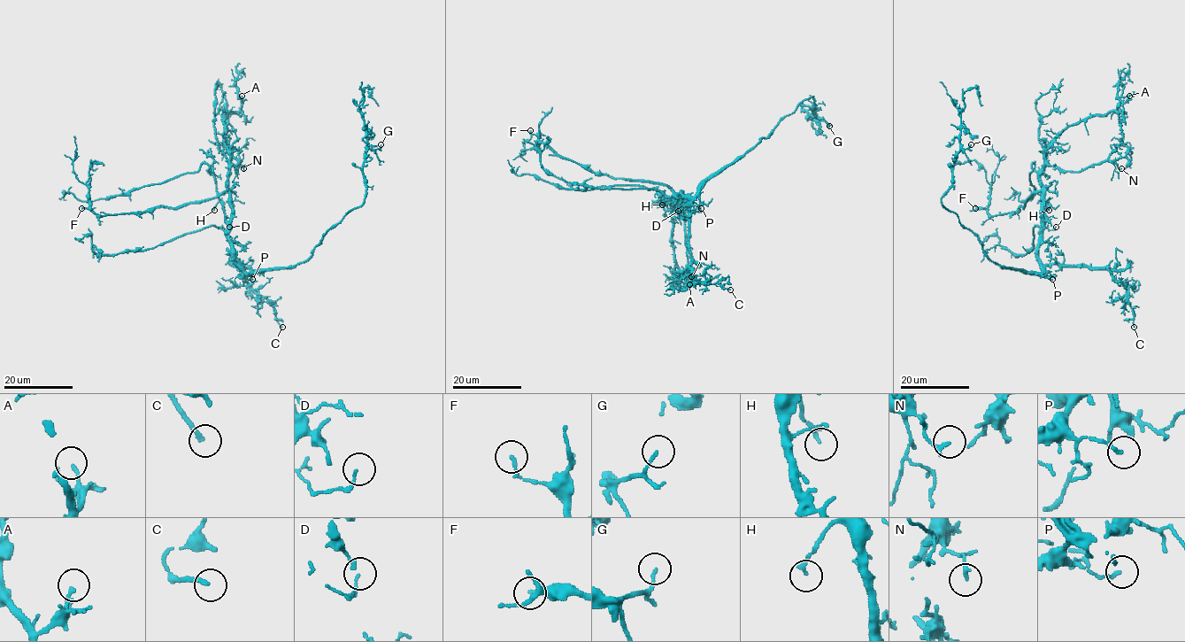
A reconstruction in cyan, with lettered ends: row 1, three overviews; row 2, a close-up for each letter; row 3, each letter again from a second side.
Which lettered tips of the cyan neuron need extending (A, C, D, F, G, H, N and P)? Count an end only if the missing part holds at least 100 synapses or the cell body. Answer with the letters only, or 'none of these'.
C

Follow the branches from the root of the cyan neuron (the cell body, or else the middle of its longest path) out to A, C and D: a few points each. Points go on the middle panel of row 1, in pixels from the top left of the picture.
A: (695, 195), (676, 196), (673, 211), (674, 262), (679, 272), (691, 280), (689, 284)
C: (695, 195), (688, 200), (689, 270), (700, 283), (718, 283), (723, 289), (730, 290)
D: (695, 195), (673, 196), (670, 200), (676, 204), (678, 211)

